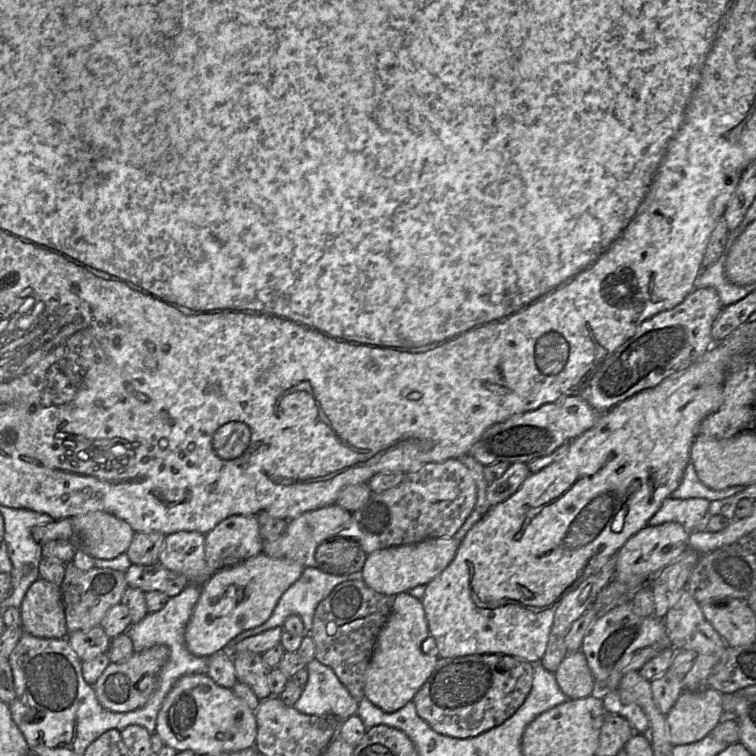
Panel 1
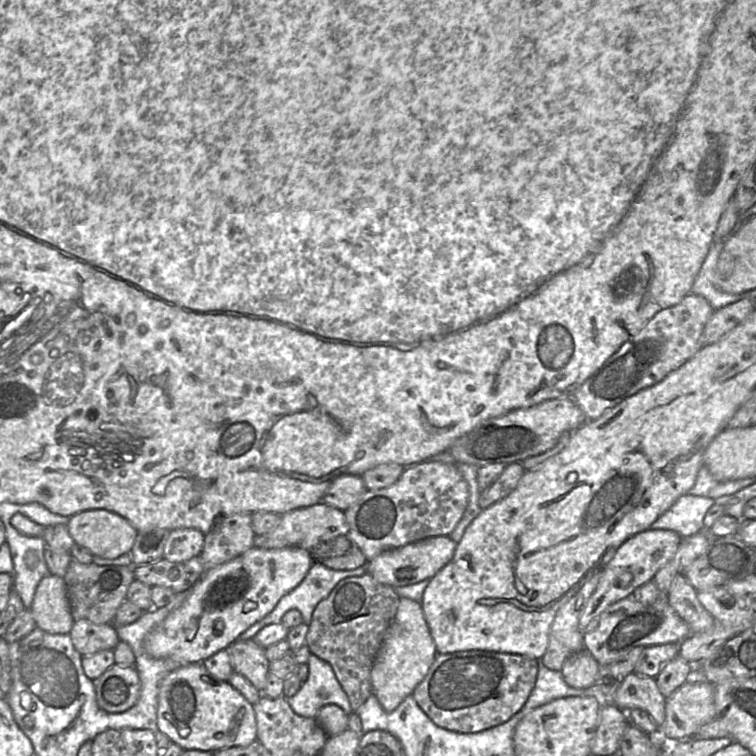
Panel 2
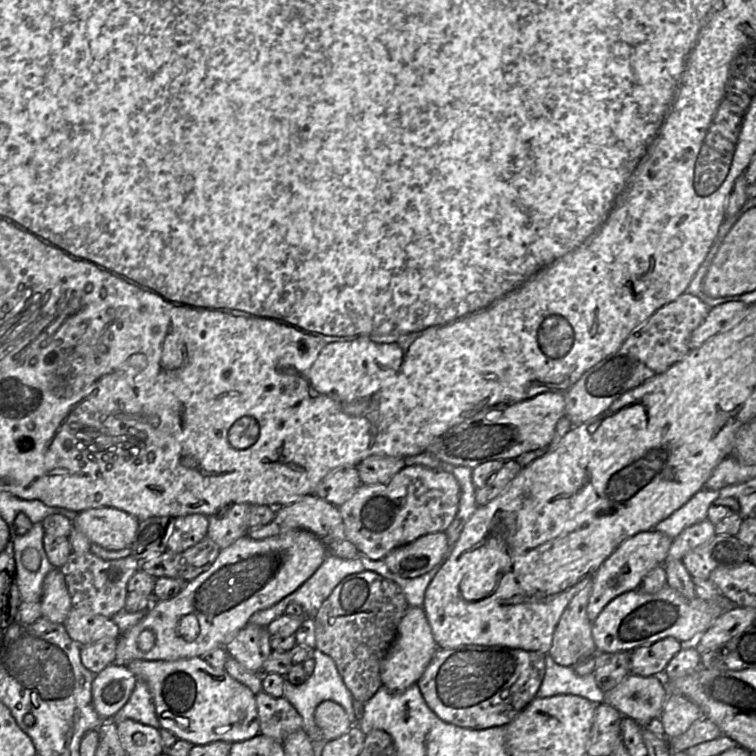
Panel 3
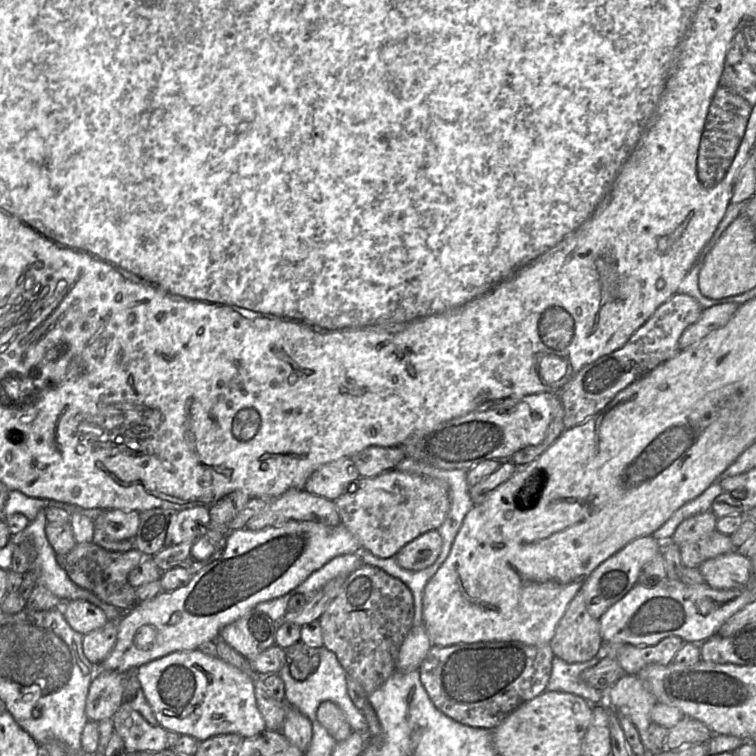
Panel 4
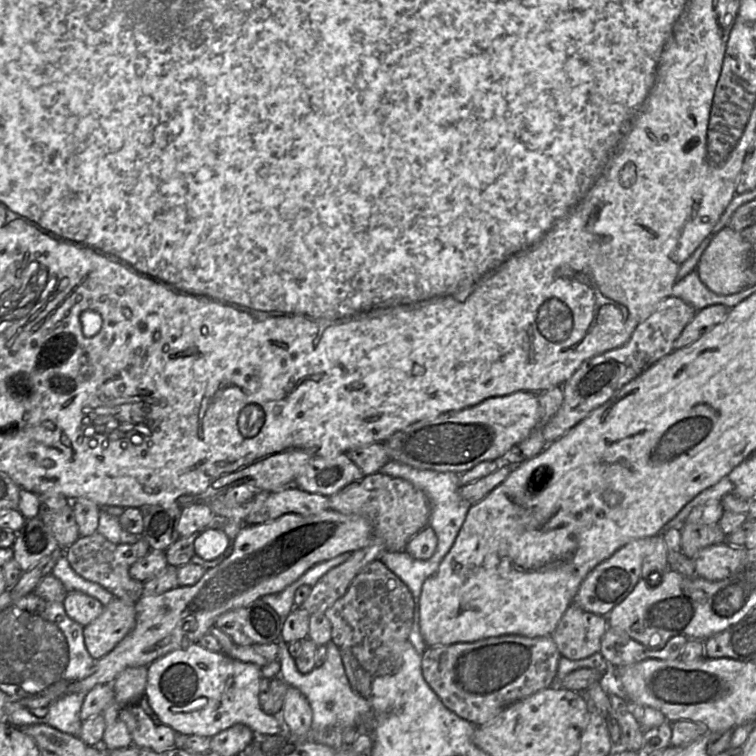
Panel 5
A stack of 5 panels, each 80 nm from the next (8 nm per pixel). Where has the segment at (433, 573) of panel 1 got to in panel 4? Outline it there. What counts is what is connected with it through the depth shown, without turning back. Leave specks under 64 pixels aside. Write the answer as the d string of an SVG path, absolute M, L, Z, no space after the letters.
M430 530L403 546L395 558L402 568L420 571L436 561L442 545L443 540L440 533L437 530Z

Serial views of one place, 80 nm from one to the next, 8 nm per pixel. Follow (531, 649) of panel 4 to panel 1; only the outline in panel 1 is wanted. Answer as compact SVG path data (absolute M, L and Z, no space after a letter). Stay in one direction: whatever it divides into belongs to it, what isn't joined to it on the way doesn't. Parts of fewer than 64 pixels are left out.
M510 655L439 658L413 702L418 715L437 733L474 737L499 726L518 710L531 691L533 674L533 663Z

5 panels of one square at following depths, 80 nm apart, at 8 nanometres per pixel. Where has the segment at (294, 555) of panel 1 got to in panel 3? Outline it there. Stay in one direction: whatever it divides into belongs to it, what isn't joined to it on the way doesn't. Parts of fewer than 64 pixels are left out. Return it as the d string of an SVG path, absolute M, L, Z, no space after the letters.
M307 495L290 504L276 507L276 515L273 521L259 528L249 529L247 535L253 540L262 540L289 530L301 529L315 534L328 549L331 542L346 539L343 527L344 523L339 507L316 495Z

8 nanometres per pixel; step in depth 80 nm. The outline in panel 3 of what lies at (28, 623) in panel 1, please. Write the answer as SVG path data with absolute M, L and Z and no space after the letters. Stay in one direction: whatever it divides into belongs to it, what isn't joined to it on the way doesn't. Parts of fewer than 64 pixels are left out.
M59 569L51 570L42 584L41 617L54 623L64 623L72 608L71 596Z

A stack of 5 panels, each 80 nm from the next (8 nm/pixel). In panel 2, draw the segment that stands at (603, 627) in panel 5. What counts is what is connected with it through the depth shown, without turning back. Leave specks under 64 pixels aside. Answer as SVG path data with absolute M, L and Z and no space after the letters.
M597 571L557 611L550 628L548 647L541 658L548 669L560 671L569 656L584 649L584 633L579 630L579 619L599 579L600 571Z

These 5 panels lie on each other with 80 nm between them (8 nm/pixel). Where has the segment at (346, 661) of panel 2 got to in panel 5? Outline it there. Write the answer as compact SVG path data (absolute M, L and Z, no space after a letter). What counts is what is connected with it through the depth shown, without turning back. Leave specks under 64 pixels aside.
M375 560L366 565L351 582L346 593L325 611L331 623L331 642L341 651L351 650L352 654L373 678L393 675L402 664L404 644L409 640L413 626L414 599L407 585L383 562Z

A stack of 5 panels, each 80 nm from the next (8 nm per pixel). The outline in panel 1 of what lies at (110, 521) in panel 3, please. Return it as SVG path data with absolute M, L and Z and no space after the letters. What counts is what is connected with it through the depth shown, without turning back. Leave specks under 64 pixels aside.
M92 511L71 519L75 544L94 559L113 559L125 553L135 535L126 521L107 512Z

